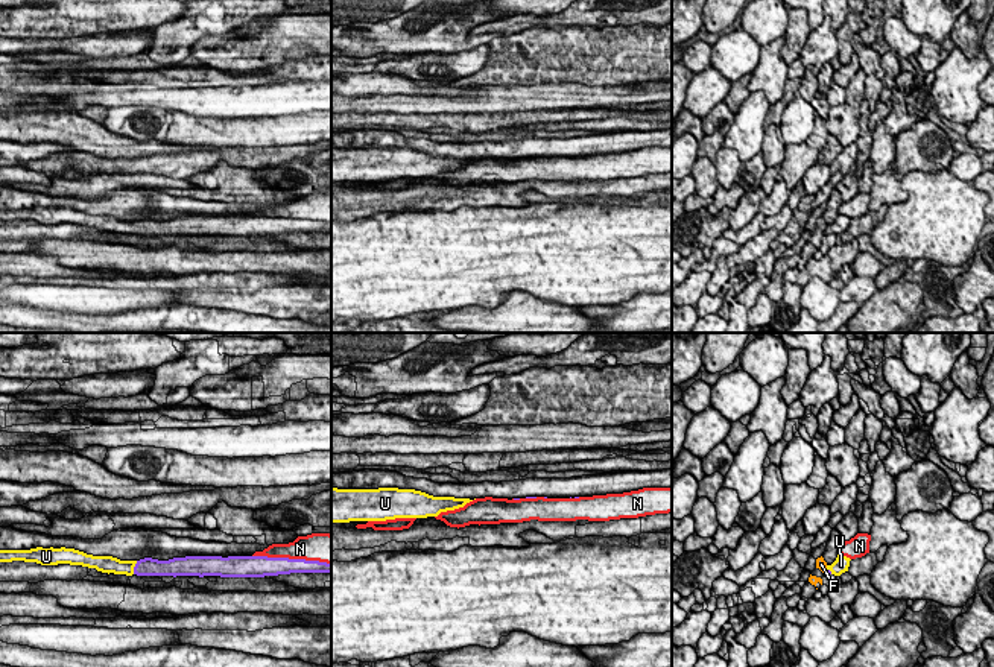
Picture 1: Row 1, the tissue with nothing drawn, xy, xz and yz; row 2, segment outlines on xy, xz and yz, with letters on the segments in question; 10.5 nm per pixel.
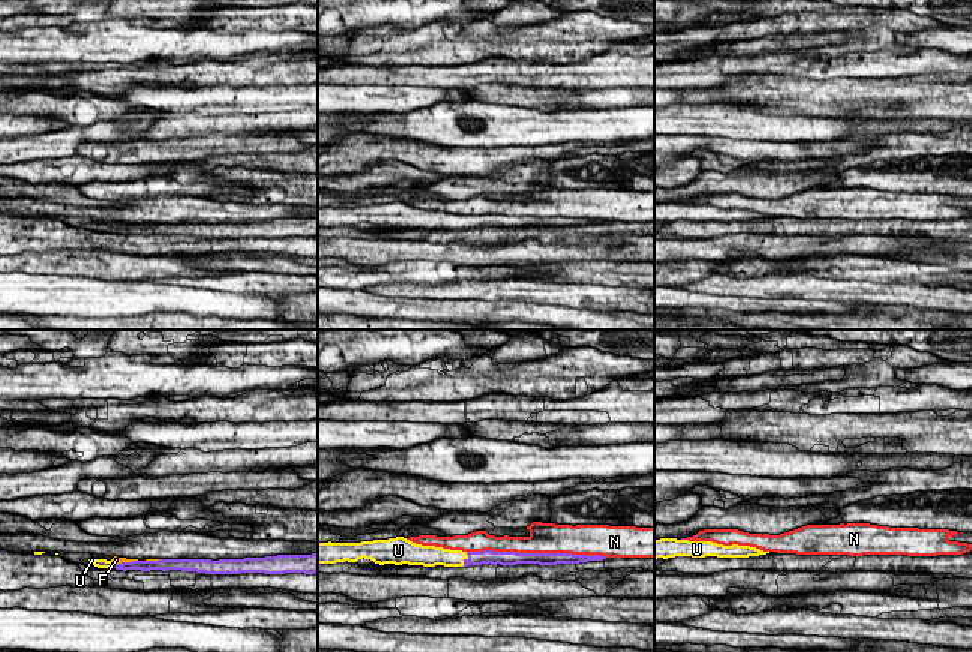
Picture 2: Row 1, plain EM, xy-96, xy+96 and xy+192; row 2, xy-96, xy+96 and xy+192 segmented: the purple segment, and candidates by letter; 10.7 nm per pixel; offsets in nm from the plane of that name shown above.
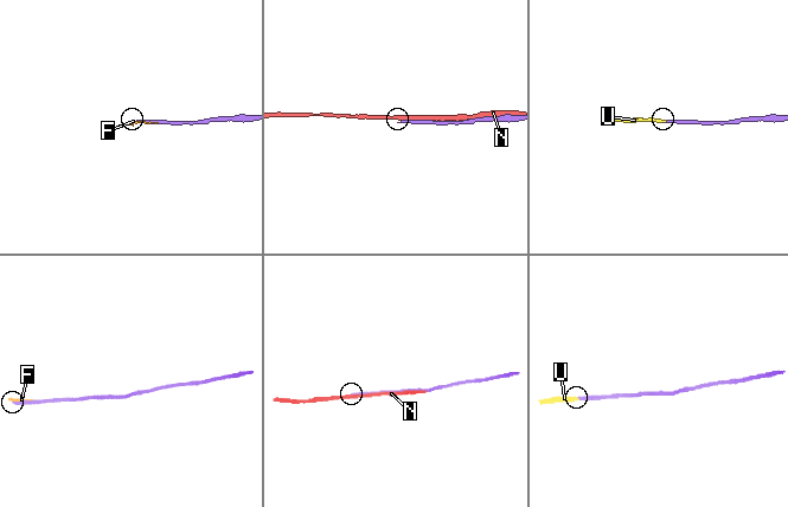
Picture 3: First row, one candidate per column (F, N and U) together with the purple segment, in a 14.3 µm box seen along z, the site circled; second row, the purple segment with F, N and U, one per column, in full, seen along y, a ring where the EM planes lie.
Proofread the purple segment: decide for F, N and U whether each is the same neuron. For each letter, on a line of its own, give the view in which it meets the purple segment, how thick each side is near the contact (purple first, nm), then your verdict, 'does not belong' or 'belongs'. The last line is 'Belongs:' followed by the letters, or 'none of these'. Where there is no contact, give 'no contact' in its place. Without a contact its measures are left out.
F: no contact | does not belong
N: xy | 190/280 nm | does not belong
U: xy | 190/160 nm | belongs
Belongs: U

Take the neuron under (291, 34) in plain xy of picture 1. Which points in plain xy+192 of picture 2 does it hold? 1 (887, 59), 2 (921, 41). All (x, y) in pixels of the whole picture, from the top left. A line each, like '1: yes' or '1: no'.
1: no
2: no

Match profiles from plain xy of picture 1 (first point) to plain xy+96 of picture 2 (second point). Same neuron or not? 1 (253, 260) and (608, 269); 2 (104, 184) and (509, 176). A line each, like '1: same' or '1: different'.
1: different
2: different

